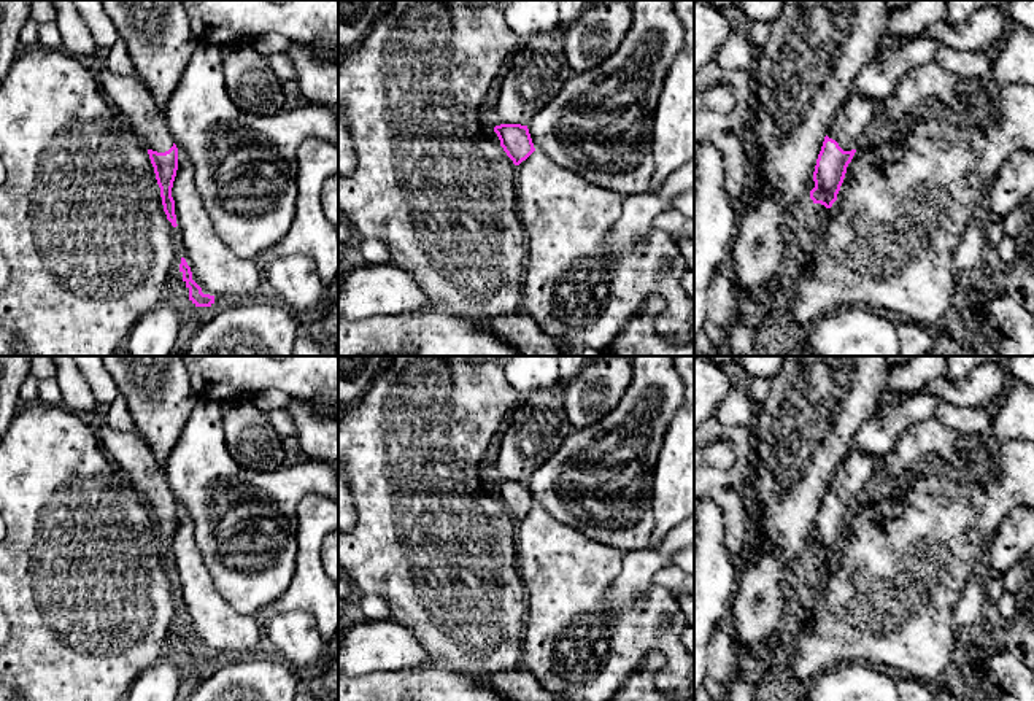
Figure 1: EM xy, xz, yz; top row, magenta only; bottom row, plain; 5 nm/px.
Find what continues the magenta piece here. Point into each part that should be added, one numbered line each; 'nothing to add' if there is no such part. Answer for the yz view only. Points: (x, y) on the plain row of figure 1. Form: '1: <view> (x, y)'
1: yz (847, 482)

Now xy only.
1: xy (131, 453)

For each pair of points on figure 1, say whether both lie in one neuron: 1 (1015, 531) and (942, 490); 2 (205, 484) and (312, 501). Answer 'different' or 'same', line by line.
1: different
2: different

